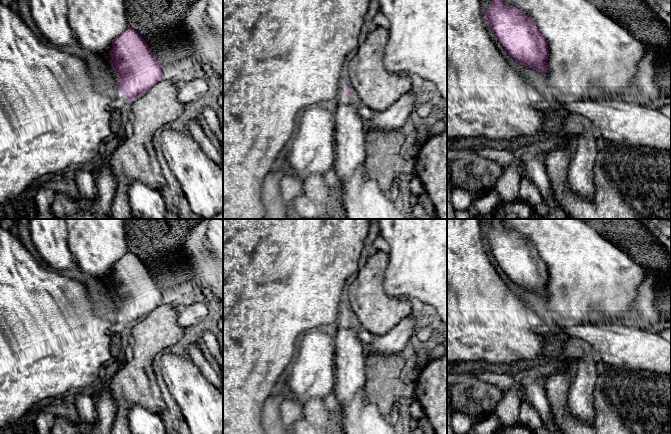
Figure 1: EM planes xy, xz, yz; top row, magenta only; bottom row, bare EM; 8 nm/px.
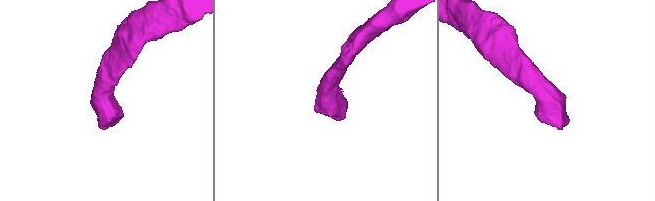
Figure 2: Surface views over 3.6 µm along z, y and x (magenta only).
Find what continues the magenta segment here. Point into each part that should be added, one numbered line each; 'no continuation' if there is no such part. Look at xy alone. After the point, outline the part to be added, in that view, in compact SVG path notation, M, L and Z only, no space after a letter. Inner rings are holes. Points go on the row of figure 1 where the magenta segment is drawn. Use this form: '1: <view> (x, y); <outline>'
1: xy (118, 97); M116 84L112 86L112 94L116 102L129 103L128 98L119 92Z

